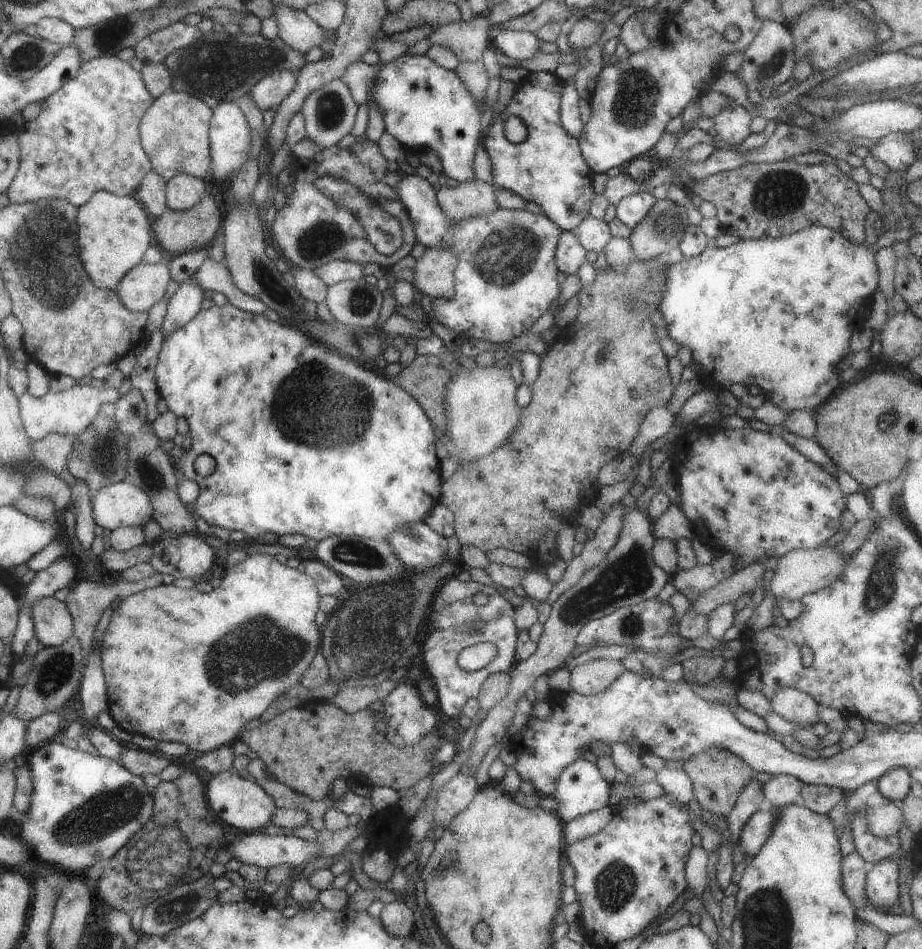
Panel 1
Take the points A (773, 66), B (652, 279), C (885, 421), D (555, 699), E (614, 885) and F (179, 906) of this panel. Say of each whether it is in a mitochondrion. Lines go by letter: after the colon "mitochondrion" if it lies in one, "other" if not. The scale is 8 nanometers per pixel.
A: mitochondrion
B: mitochondrion
C: mitochondrion
D: other
E: mitochondrion
F: mitochondrion

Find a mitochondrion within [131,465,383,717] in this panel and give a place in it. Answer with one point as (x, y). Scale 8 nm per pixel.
(262, 649)

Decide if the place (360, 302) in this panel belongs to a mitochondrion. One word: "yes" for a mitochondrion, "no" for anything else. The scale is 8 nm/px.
yes

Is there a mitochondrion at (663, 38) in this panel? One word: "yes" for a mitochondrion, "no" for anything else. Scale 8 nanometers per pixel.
no

